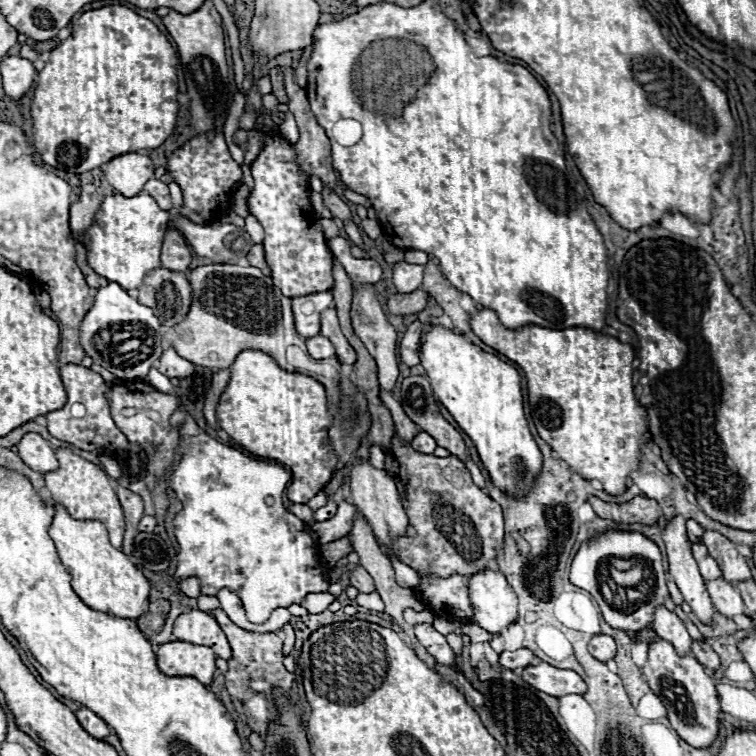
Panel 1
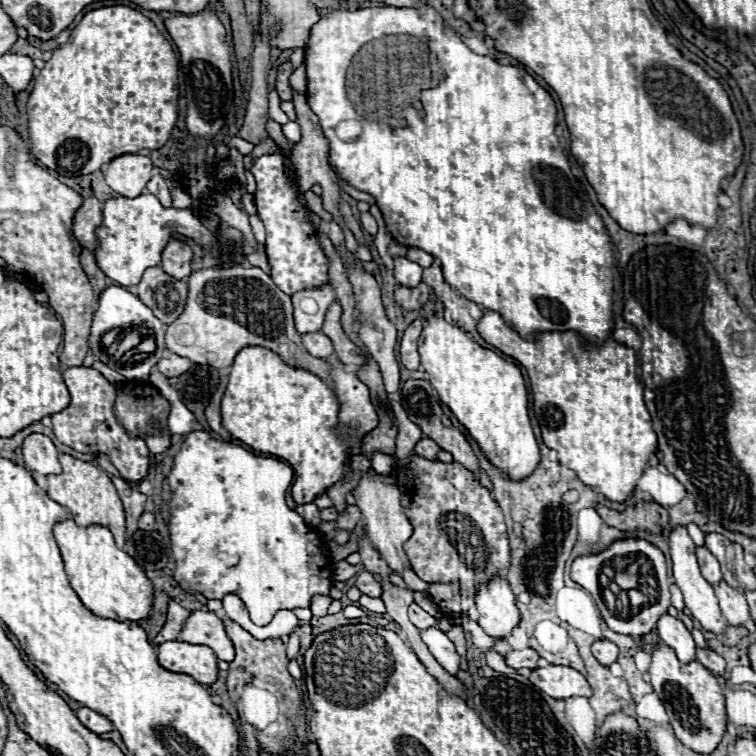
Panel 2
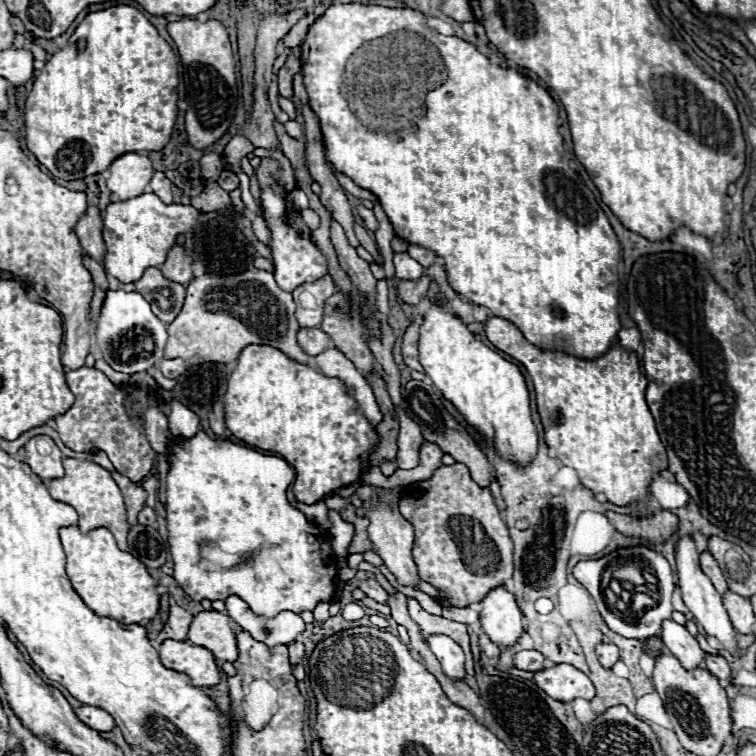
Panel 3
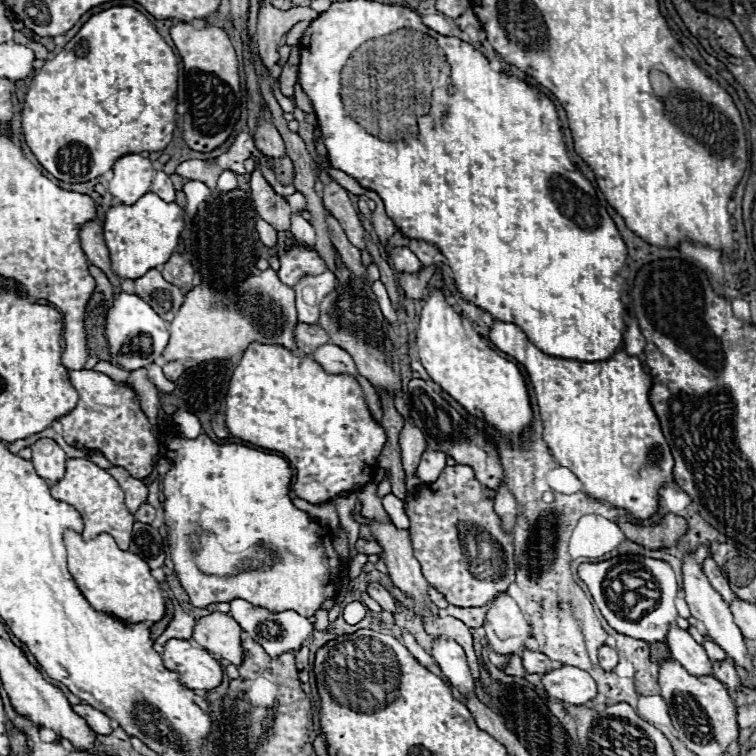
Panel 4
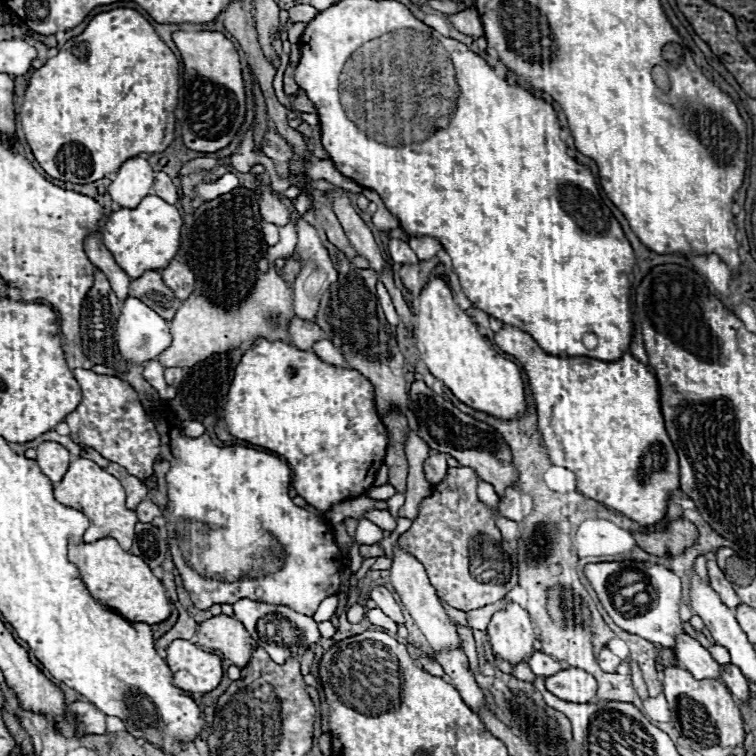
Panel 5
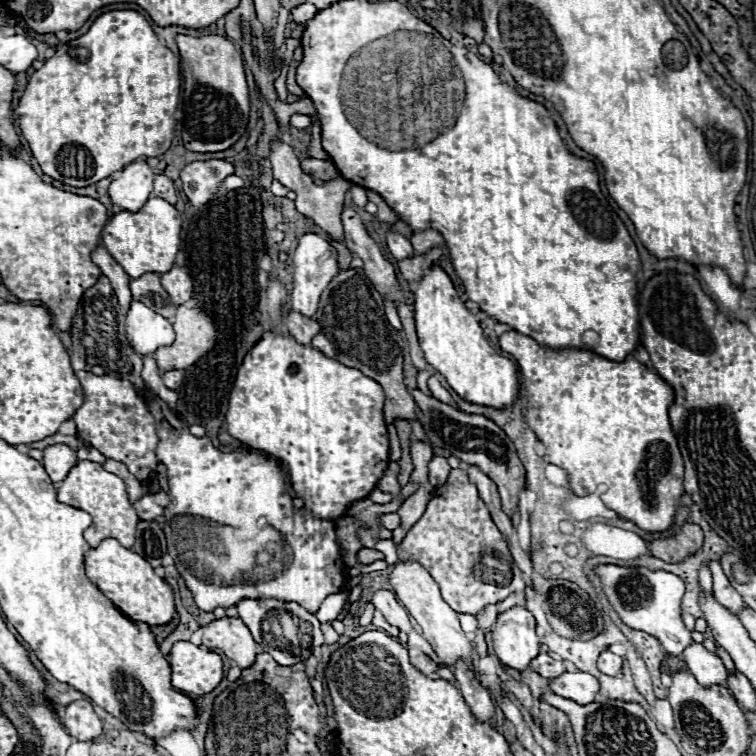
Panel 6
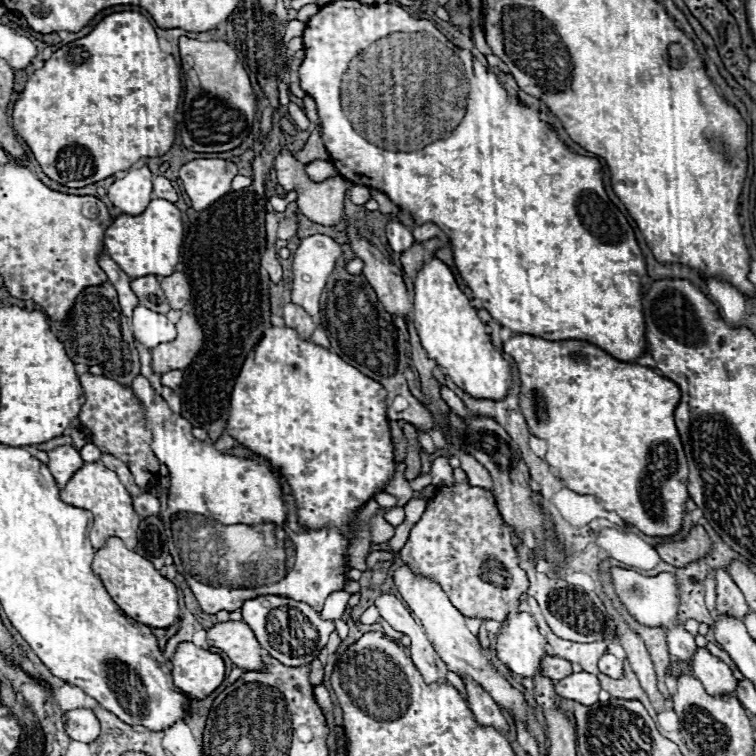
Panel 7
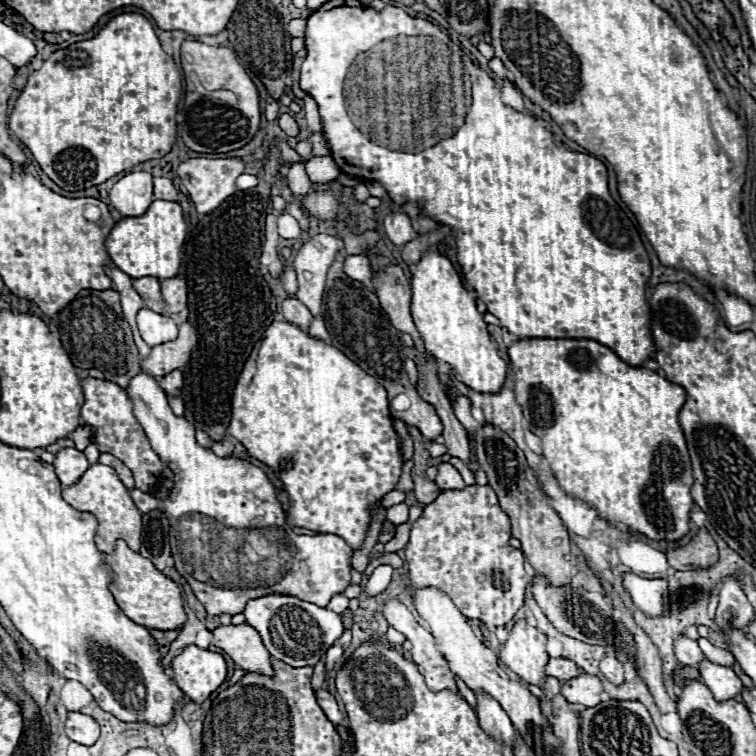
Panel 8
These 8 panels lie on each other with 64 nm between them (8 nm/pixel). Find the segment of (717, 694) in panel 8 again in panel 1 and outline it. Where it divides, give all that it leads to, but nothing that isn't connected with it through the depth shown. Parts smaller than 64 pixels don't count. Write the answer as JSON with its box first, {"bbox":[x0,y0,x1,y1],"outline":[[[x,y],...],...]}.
{"bbox":[652,606,692,656],"outline":[[[664,606],[656,608],[656,614],[654,614],[654,622],[652,622],[652,630],[666,642],[670,642],[676,652],[680,656],[686,656],[690,654],[690,644],[692,644],[692,638],[686,630],[686,624],[670,610],[666,610]]]}

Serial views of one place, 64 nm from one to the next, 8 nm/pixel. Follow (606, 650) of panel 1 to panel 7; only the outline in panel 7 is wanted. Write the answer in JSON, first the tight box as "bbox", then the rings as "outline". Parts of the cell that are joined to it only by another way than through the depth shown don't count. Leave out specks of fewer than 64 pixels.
{"bbox":[598,654,624,678],"outline":[[[604,654],[600,660],[598,660],[598,668],[604,672],[604,674],[608,674],[610,678],[622,678],[622,672],[624,672],[624,668],[622,668],[622,660],[618,660],[616,656],[612,656],[612,654]]]}

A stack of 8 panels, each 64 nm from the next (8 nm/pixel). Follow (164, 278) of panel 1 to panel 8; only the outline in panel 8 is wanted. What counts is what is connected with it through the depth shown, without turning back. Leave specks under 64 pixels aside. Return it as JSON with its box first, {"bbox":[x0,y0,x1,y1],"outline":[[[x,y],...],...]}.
{"bbox":[134,278,164,312],"outline":[[[138,278],[134,280],[134,290],[142,296],[146,308],[154,310],[154,312],[162,312],[164,310],[164,300],[162,300],[162,294],[160,294],[160,280],[156,278]]]}

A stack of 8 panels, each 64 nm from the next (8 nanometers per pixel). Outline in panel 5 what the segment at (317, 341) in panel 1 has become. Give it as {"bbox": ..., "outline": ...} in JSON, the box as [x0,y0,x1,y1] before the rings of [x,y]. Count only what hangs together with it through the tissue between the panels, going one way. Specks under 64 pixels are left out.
{"bbox":[290,316,326,350],"outline":[[[294,316],[294,320],[290,320],[290,338],[292,338],[292,344],[298,346],[300,350],[310,350],[316,340],[322,340],[326,336],[316,322]]]}

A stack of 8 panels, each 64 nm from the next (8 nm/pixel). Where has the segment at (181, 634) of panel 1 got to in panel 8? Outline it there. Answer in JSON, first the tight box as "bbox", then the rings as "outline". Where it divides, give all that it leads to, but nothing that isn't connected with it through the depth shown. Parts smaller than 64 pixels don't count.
{"bbox":[212,626,274,676],"outline":[[[218,626],[216,630],[212,630],[212,634],[212,644],[222,648],[236,662],[238,668],[246,672],[262,672],[266,676],[274,676],[274,668],[270,664],[272,656],[264,648],[262,638],[252,626]]]}

